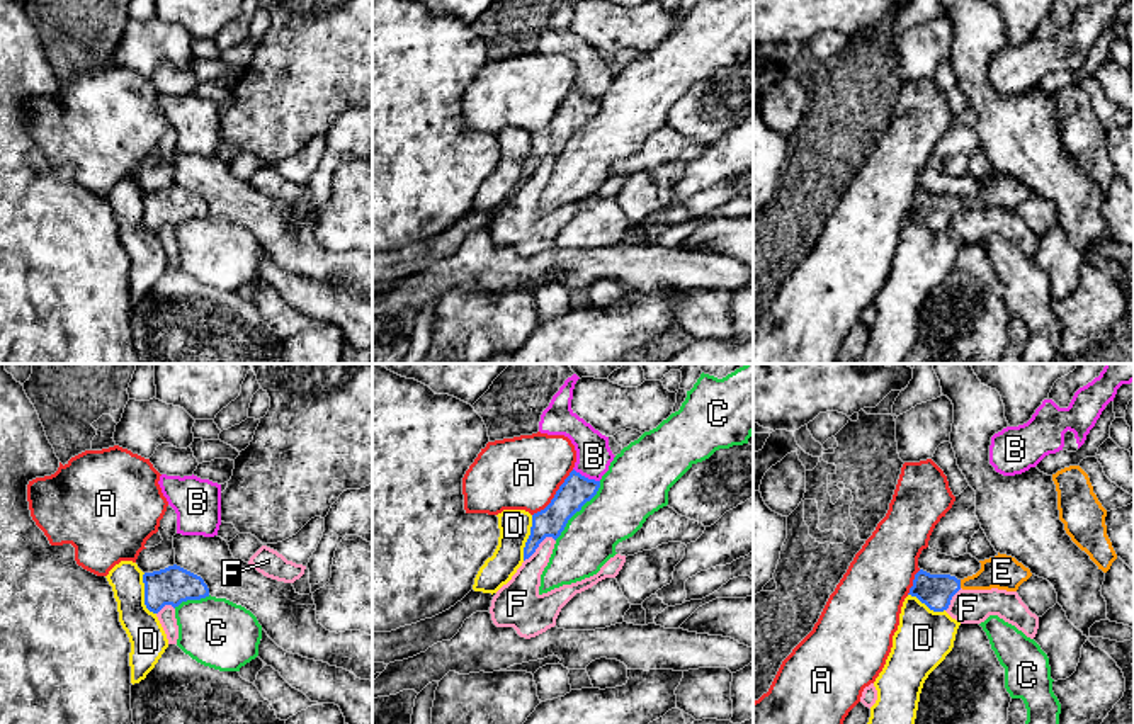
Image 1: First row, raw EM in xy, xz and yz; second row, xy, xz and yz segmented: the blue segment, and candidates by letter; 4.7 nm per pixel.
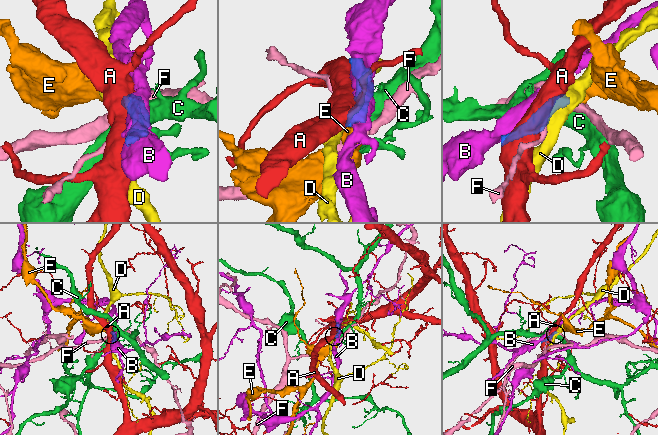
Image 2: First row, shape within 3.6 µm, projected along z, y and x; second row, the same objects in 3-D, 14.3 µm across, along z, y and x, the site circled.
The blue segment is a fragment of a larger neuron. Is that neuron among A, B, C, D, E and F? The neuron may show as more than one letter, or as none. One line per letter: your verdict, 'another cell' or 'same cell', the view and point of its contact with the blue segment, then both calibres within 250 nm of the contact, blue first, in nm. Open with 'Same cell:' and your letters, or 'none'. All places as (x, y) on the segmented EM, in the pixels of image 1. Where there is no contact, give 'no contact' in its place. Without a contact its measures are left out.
Same cell: E
A: another cell; meets blue in xz at (555, 495); 150 nm thick on the blue side, 360 nm on the other
B: another cell; meets blue in xz at (587, 478); 150 nm thick on the blue side, 170 nm on the other
C: another cell; meets blue in xz at (578, 510); 150 nm thick on the blue side, 280 nm on the other
D: another cell; meets blue in xz at (529, 537); 140 nm thick on the blue side, 150 nm on the other
E: same cell; meets blue in yz at (959, 583); 160 nm thick on the blue side, 160 nm on the other
F: another cell; meets blue in xz at (538, 546); 140 nm thick on the blue side, 180 nm on the other

